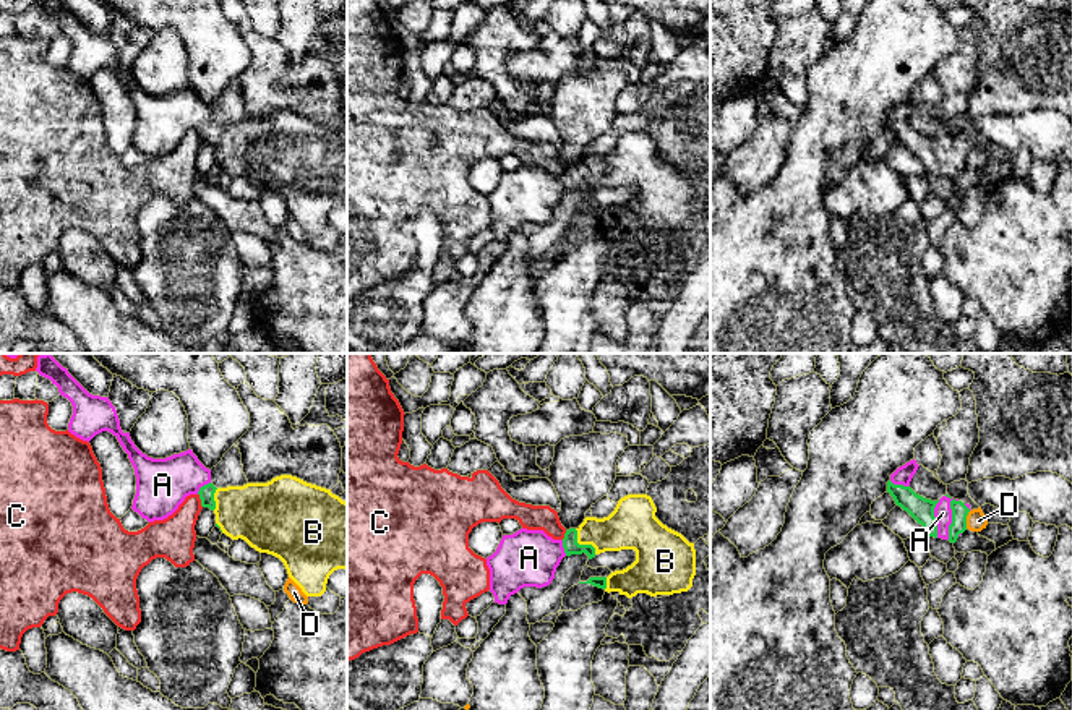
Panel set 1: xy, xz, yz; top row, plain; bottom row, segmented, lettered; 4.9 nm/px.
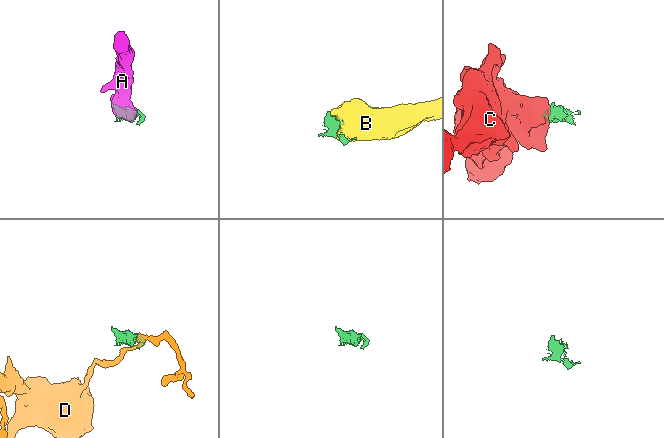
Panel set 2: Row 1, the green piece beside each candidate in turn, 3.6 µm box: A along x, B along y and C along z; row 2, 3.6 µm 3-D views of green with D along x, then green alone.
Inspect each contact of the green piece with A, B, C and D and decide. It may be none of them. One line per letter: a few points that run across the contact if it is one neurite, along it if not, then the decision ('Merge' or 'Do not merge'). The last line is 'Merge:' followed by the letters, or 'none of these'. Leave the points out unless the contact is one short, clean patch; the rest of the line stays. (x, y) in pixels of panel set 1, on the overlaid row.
A: Merge
B: Merge
C: Line: xy (198, 493), (203, 506). Do not merge
D: Do not merge
Merge: A, B

